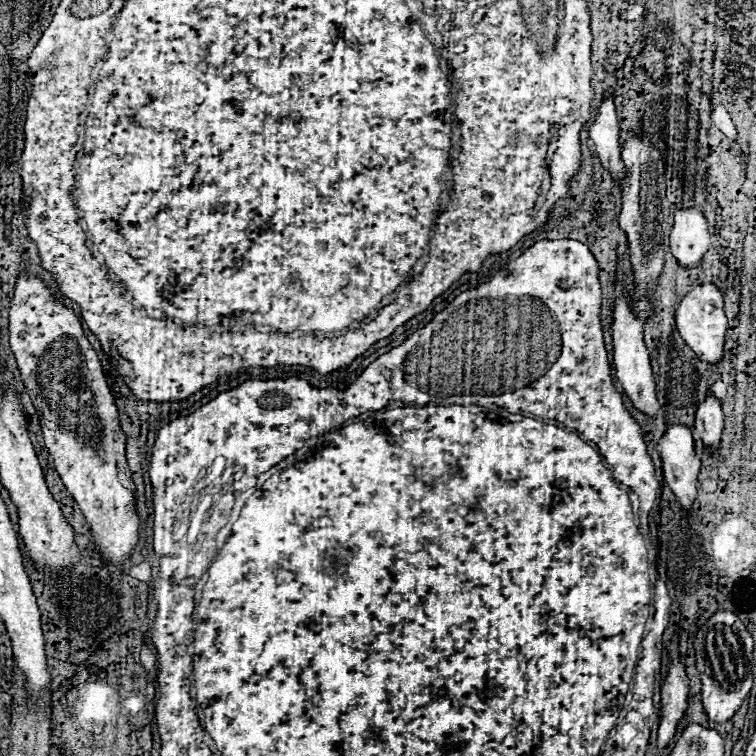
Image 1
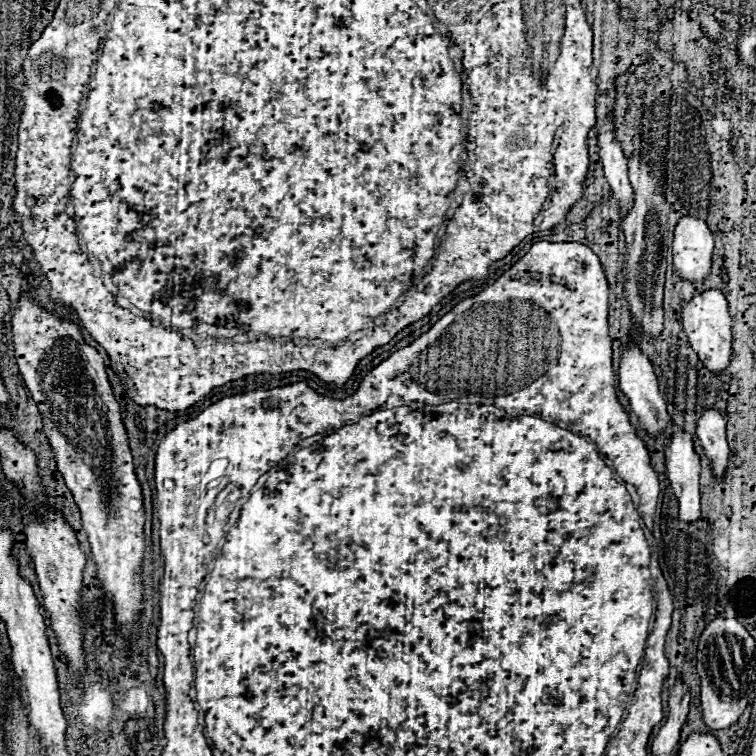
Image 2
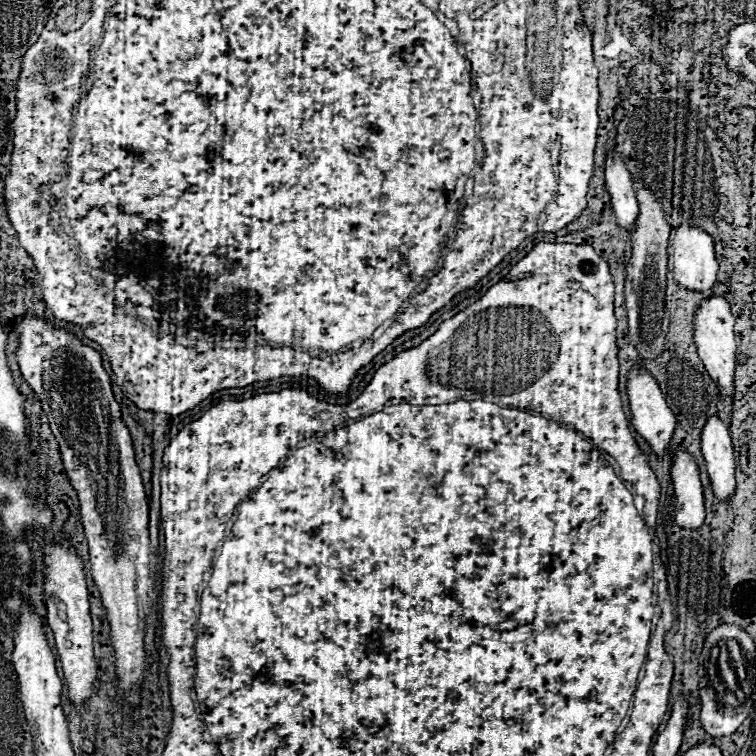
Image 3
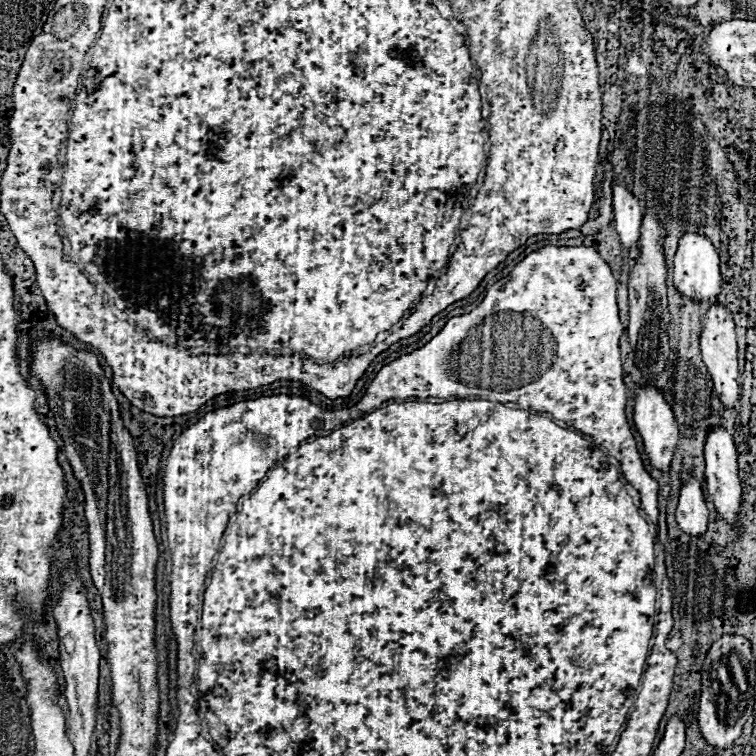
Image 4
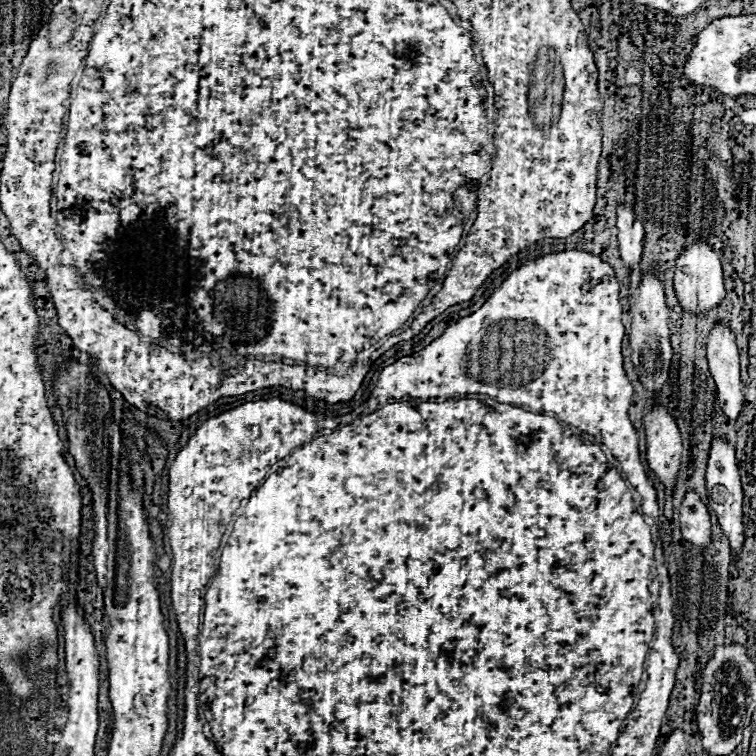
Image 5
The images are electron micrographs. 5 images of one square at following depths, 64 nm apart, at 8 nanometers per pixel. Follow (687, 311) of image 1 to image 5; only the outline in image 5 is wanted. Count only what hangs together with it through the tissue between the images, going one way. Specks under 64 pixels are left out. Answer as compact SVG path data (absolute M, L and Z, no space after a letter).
M716 324L706 344L706 358L710 374L716 382L718 404L726 418L736 424L744 408L744 384L740 380L738 348L732 330L726 324Z

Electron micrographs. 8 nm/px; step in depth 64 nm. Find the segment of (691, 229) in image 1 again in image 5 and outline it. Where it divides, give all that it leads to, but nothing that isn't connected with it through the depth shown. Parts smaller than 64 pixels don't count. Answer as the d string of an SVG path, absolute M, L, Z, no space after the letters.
M704 242L688 246L676 260L676 272L674 272L674 290L678 296L680 306L686 312L692 314L708 314L718 310L720 302L724 300L724 276L722 276L722 266L718 260L718 254L710 250Z

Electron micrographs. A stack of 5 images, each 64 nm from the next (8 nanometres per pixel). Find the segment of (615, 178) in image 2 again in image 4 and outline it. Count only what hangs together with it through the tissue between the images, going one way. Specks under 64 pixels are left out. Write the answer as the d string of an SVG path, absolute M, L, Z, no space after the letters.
M624 182L612 186L614 190L614 226L620 234L624 250L636 250L642 226L642 208L636 198L624 188Z

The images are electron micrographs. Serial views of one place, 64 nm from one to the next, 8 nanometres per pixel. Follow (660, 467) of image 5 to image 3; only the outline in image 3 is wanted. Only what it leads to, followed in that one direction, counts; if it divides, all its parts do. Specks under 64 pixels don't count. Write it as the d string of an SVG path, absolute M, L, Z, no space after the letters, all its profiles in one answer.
M632 370L628 374L628 400L630 400L630 410L632 410L632 424L636 428L636 432L646 440L646 444L650 446L650 450L656 456L666 456L674 430L676 430L676 418L672 414L672 410L668 408L660 386L656 384L656 380L648 374L648 370Z

